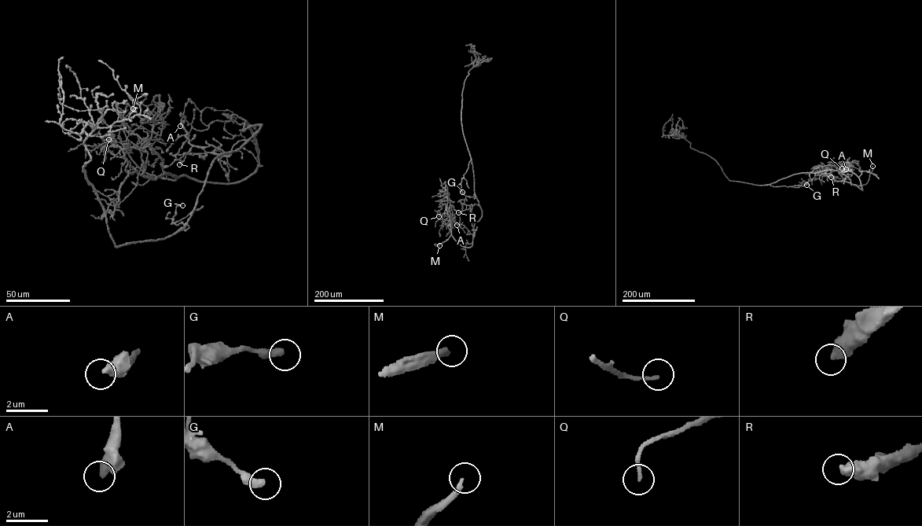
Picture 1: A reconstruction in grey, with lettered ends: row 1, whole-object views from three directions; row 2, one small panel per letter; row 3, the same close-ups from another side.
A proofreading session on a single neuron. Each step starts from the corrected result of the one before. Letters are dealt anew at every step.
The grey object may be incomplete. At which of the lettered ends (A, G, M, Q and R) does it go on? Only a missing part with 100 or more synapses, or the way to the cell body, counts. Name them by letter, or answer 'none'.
M

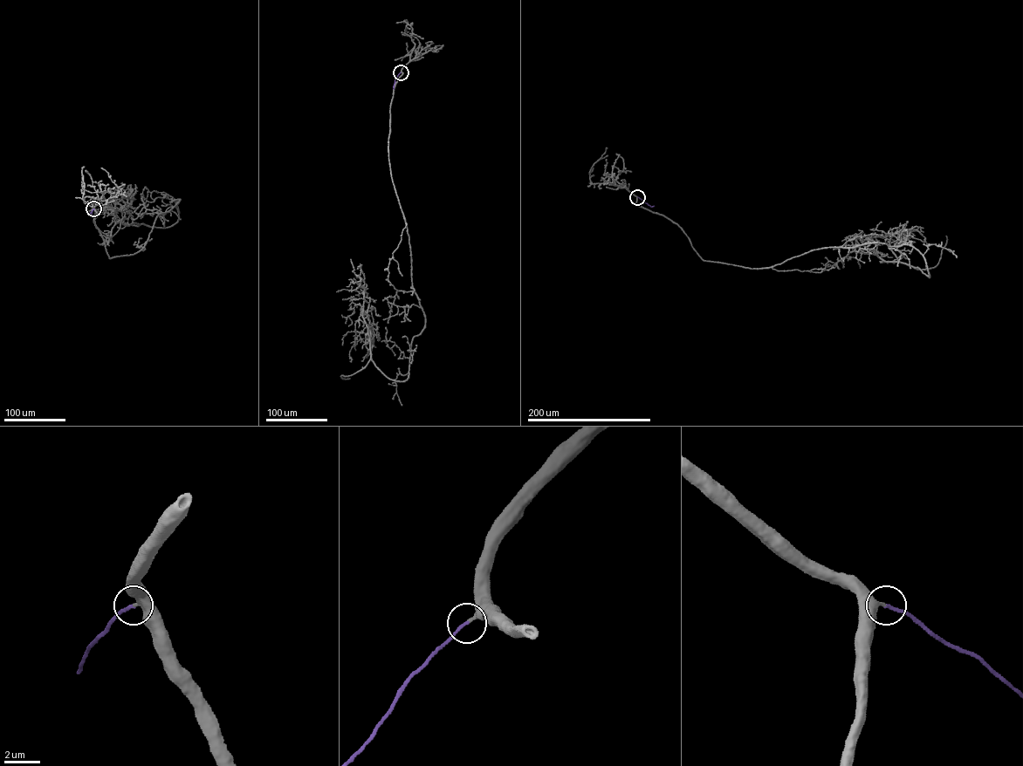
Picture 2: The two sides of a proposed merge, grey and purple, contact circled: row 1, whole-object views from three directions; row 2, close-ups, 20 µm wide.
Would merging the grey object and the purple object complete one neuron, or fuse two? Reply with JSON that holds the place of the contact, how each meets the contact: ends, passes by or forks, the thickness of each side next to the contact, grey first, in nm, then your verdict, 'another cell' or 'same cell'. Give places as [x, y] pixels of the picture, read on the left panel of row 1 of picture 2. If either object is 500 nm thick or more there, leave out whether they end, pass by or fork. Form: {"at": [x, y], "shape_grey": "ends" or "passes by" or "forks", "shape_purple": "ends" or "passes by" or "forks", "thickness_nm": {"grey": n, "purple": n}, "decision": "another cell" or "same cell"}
{"at": [93, 208], "shape_grey": "ends", "shape_purple": "ends", "thickness_nm": {"grey": 280, "purple": 170}, "decision": "same cell"}

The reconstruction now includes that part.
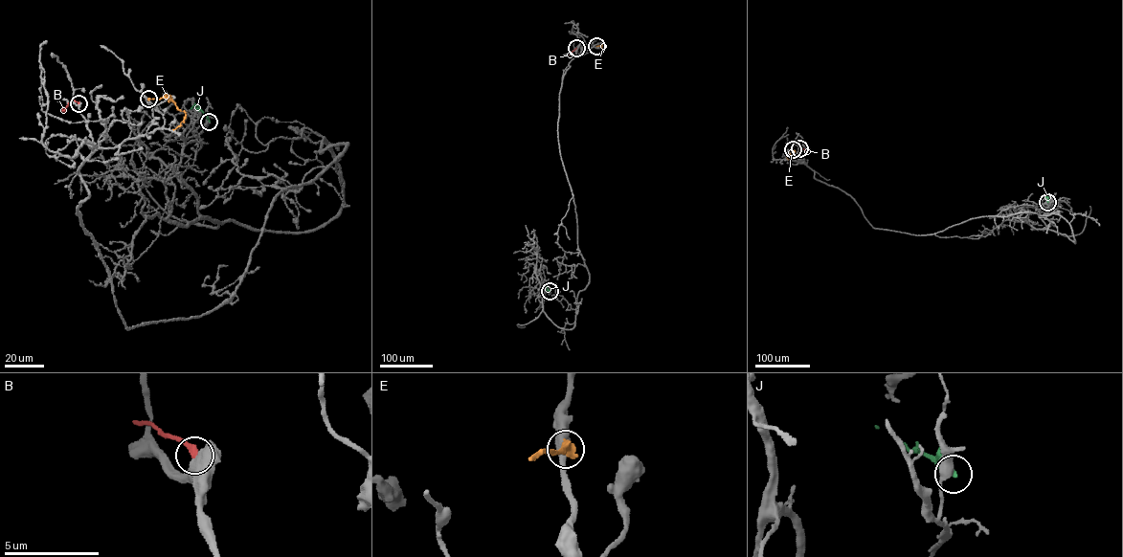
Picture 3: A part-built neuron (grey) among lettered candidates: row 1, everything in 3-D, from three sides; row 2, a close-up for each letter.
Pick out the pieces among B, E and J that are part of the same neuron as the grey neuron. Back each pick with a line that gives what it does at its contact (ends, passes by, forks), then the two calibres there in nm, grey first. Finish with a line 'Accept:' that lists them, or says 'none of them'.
Accept: none of them

